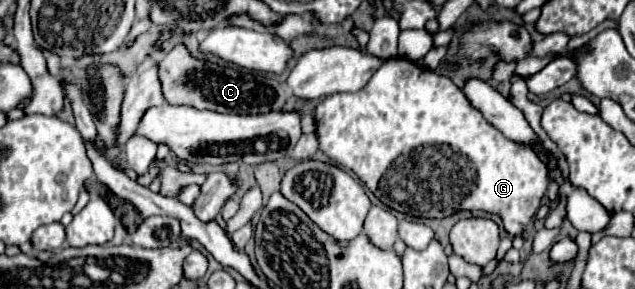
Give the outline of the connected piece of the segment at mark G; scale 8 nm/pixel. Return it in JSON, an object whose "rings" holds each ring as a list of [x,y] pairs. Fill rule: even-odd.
{"rings":[[[387,59],[379,71],[369,79],[369,83],[361,89],[361,91],[355,91],[355,93],[333,93],[333,95],[327,95],[315,109],[315,123],[317,123],[317,135],[319,135],[319,147],[321,151],[337,161],[341,167],[349,167],[373,193],[375,197],[385,203],[387,207],[395,209],[395,211],[403,211],[407,215],[413,215],[413,217],[425,217],[425,219],[443,219],[443,217],[449,217],[453,213],[459,213],[459,211],[483,211],[483,213],[495,213],[501,217],[503,221],[503,227],[507,231],[509,237],[517,237],[525,231],[525,227],[533,221],[539,205],[541,205],[541,199],[543,195],[547,193],[547,185],[549,185],[549,173],[547,173],[547,167],[537,159],[537,155],[527,149],[527,145],[519,143],[519,141],[513,141],[509,137],[505,137],[497,127],[493,127],[491,123],[487,123],[483,119],[483,115],[479,115],[479,111],[475,111],[463,91],[459,87],[455,87],[451,83],[449,77],[445,75],[439,75],[435,71],[429,71],[425,67],[419,67],[415,65],[413,61],[409,59]]]}

